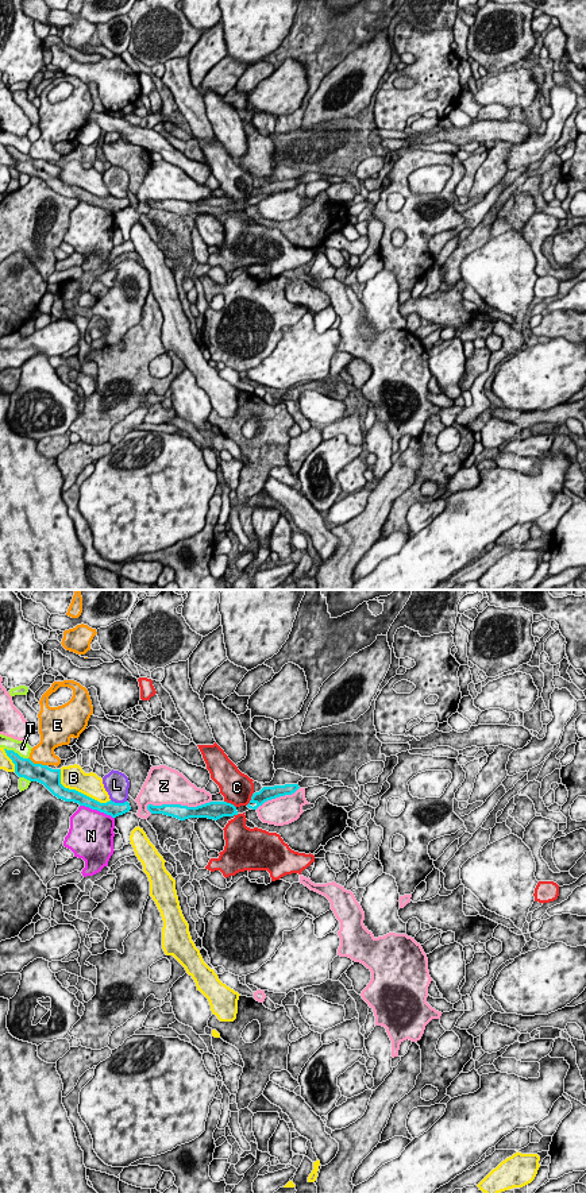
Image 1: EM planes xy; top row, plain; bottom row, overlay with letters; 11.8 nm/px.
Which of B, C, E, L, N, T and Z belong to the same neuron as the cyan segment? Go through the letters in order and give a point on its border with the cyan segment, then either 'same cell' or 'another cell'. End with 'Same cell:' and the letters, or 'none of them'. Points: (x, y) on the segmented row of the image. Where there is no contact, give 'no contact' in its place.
B: contact xy (77, 791); another cell
C: contact xy (251, 799); another cell
E: contact xy (38, 764); another cell
L: contact xy (119, 803); another cell
N: contact xy (97, 810); another cell
T: contact xy (16, 753); another cell
Z: contact xy (177, 805); another cell
Same cell: none of them

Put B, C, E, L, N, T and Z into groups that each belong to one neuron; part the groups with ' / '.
B / C / E / L / N / T / Z

